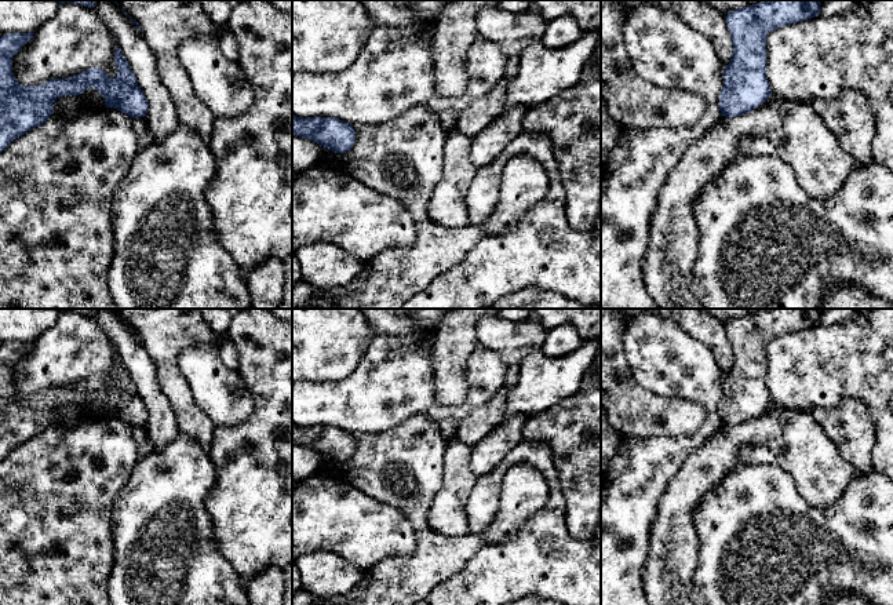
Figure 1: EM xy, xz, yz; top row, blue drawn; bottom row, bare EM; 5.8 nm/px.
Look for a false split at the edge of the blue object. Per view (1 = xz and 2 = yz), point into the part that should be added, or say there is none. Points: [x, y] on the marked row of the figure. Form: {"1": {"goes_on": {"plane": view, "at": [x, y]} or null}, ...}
{"1": {"goes_on": null}, "2": {"goes_on": null}}

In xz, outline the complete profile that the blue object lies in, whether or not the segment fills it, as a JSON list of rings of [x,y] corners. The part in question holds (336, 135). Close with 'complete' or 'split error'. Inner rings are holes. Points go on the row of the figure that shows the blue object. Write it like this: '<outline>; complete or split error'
[[[292,113],[292,135],[314,141],[335,153],[345,153],[356,143],[353,124],[335,117],[299,119]]]; complete

